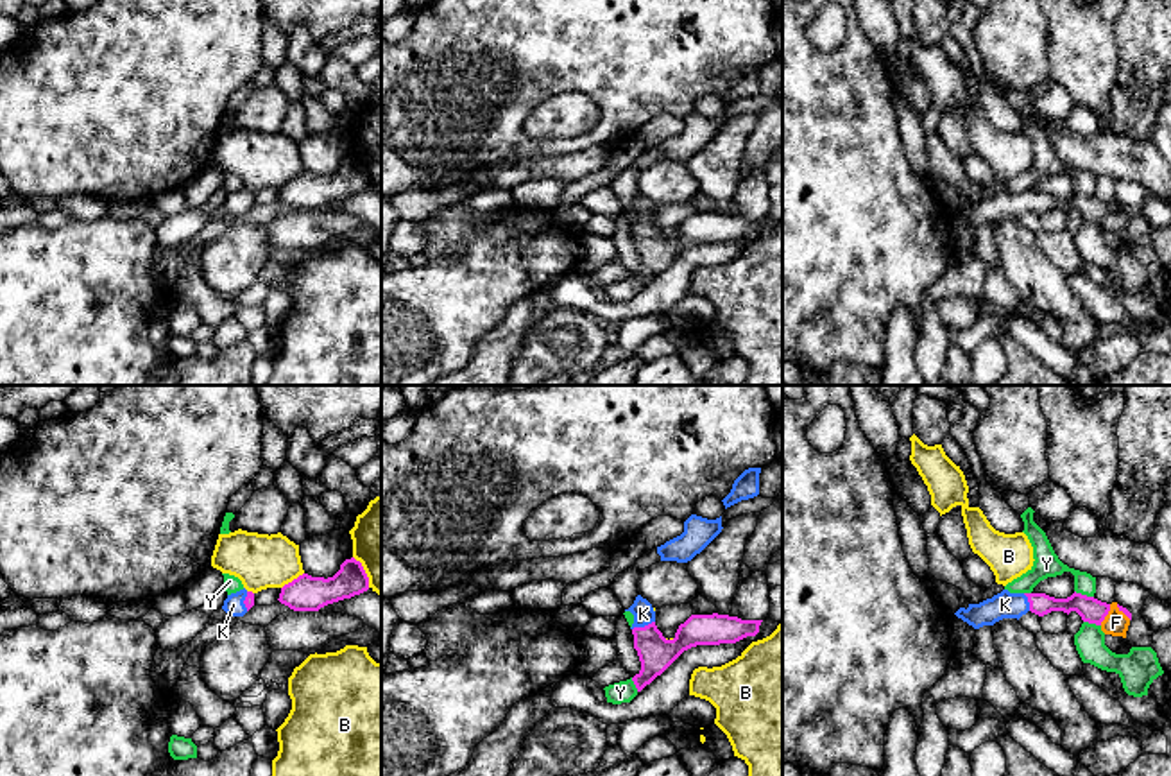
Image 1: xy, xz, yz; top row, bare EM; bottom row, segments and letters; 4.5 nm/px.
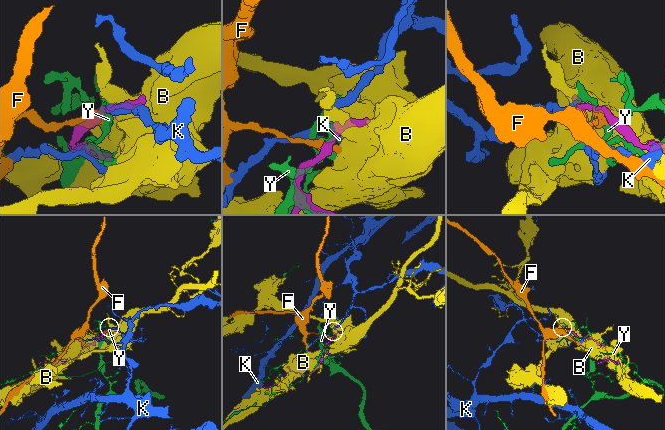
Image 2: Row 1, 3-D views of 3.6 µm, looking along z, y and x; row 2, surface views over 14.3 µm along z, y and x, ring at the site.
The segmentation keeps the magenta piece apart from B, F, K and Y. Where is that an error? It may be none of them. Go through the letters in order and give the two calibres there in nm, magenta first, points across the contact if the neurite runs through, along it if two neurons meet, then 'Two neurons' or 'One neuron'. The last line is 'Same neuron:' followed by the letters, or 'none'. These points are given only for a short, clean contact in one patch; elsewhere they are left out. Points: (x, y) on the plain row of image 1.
B: Thickness 160 nm (magenta) against 240 nm. Two neurons
F: Thickness 120 nm (magenta) against 110 nm. Boundary: yz (1111, 203), (1100, 223). Two neurons
K: Thickness 160 nm (magenta) against 100 nm. Path across: xz (656, 251), (647, 237), (645, 224), (643, 212). One neuron
Y: Thickness 120 nm (magenta) against 120 nm. Two neurons
Same neuron: K

